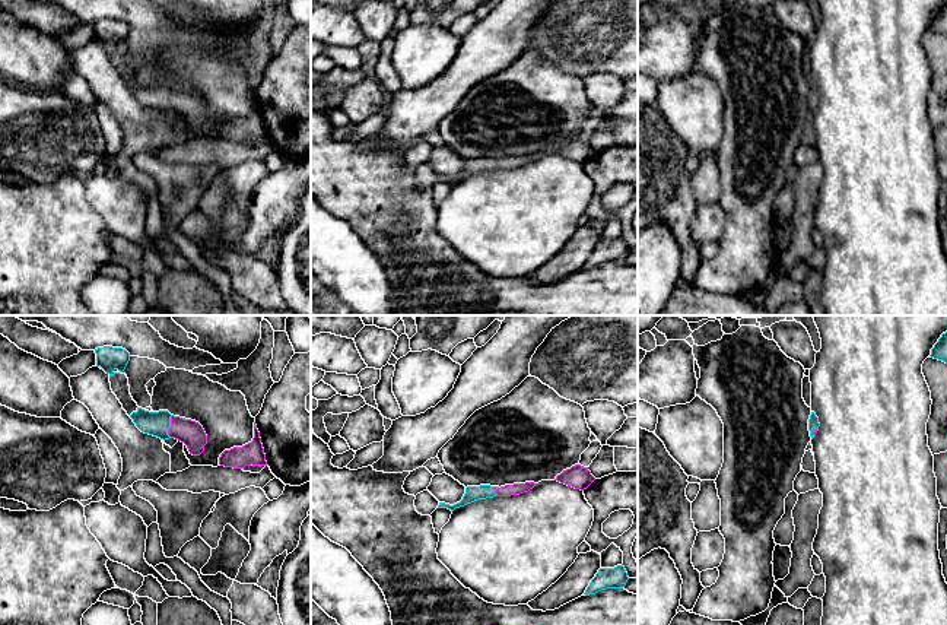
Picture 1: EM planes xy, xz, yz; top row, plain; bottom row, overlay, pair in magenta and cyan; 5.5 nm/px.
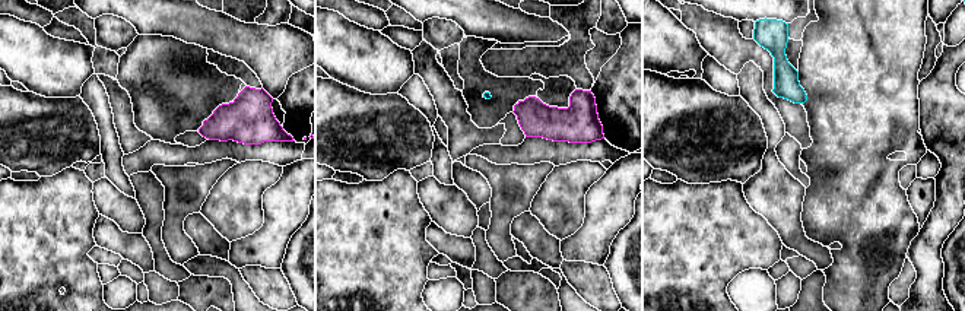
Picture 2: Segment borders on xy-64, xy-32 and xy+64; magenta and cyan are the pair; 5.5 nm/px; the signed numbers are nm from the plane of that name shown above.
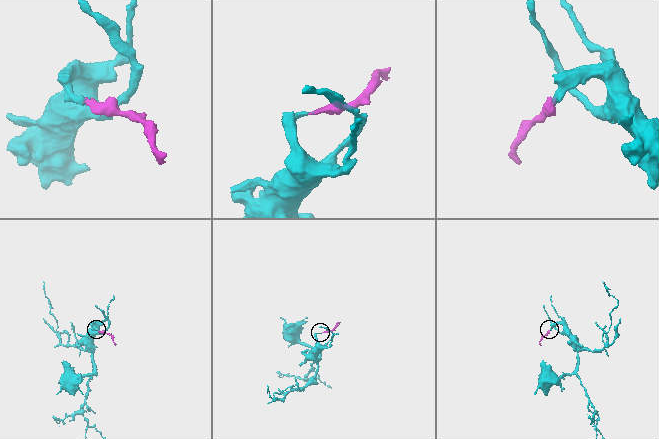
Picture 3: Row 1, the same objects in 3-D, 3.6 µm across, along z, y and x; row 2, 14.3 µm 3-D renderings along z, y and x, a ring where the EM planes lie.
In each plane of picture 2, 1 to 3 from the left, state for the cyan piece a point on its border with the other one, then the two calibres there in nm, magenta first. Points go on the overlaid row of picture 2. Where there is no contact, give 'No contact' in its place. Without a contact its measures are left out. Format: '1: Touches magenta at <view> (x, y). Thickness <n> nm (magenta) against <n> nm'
1: No contact
2: No contact
3: No contact

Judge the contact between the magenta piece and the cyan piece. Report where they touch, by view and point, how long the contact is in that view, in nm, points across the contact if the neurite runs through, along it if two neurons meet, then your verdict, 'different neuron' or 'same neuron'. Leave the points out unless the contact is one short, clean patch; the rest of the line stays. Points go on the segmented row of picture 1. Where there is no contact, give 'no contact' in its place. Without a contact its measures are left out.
meets magenta in xy at (169, 427); contact 130 nm long; runs through xy (190, 432), (169, 427), (156, 424); same neuron

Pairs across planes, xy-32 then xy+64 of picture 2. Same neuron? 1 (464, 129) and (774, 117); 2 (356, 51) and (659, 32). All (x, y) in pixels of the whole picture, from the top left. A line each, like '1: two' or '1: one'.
1: two
2: one

